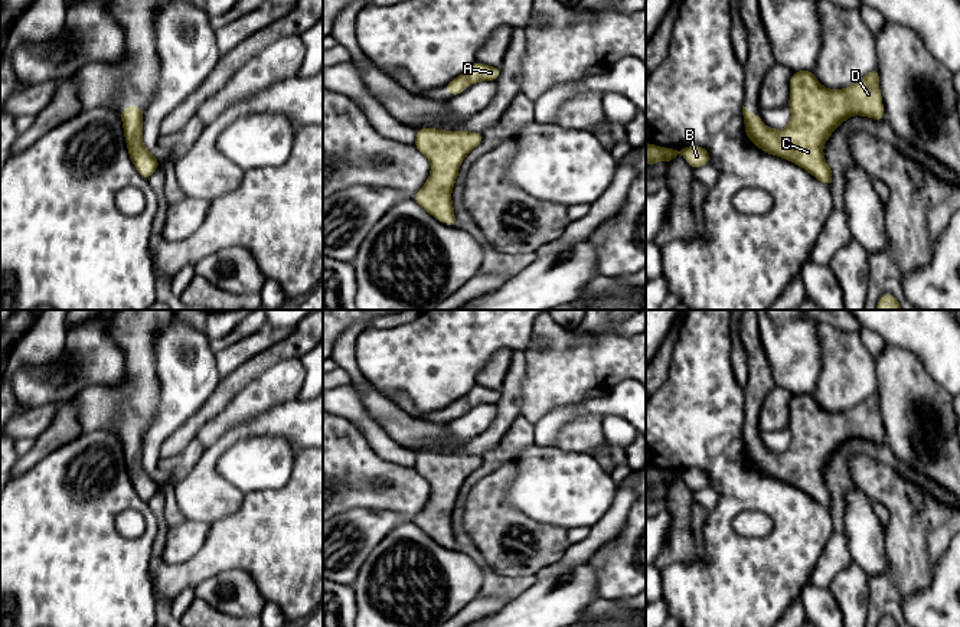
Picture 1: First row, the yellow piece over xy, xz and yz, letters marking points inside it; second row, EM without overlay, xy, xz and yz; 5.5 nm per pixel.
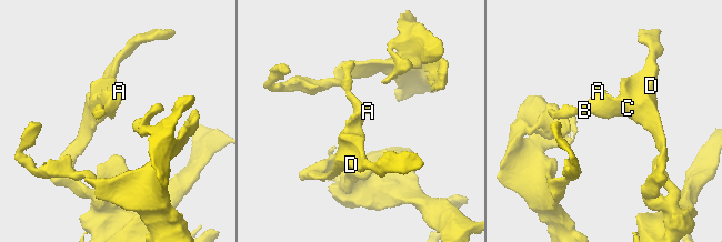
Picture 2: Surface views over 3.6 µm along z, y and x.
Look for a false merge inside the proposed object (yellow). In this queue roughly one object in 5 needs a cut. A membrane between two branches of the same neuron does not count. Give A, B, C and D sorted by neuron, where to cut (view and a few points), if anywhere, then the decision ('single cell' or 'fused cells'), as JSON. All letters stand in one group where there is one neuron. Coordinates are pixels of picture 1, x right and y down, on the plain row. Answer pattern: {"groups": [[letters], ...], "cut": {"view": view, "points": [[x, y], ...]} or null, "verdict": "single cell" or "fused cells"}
{"groups": [["A", "B", "C", "D"]], "cut": null, "verdict": "single cell"}

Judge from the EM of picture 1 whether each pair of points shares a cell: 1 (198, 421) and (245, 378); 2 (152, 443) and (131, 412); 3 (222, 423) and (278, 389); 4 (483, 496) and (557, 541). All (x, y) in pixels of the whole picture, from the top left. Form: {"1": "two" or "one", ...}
{"1": "one", "2": "two", "3": "one", "4": "one"}

